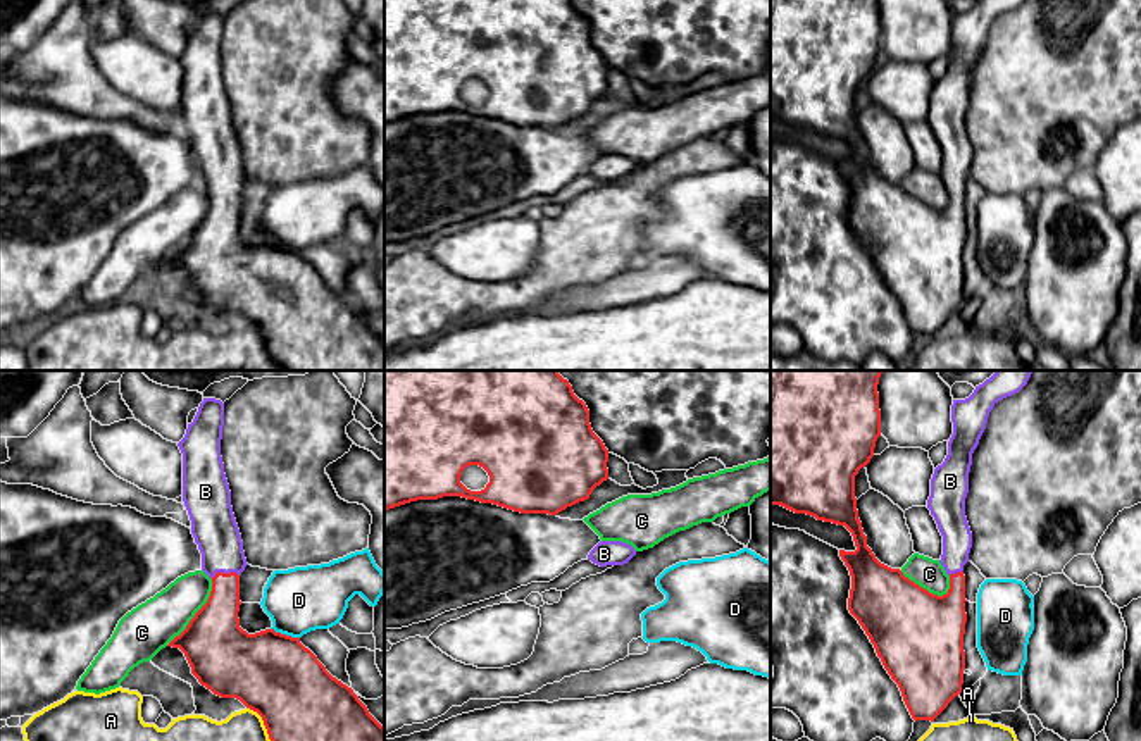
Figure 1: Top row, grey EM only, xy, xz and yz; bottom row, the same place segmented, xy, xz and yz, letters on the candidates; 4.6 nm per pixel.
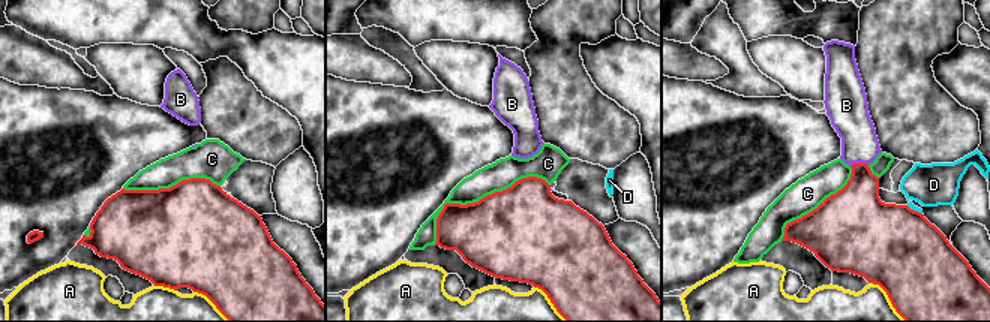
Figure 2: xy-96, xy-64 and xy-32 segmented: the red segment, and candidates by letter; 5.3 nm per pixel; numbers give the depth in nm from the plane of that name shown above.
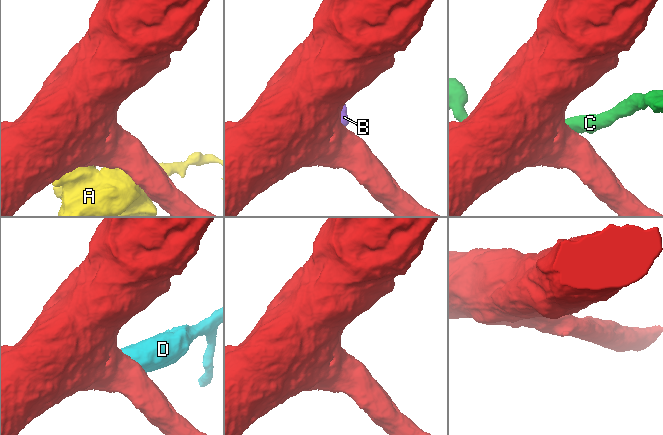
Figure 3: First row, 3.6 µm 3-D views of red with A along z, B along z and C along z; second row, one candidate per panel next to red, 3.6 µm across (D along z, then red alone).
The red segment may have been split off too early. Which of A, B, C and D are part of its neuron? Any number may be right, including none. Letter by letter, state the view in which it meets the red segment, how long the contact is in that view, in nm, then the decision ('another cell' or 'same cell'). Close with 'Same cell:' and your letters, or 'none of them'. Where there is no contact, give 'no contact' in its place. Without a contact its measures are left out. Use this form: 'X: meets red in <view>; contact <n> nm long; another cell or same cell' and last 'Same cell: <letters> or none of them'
A: meets red in xy; contact 200 nm long; another cell
B: meets red in xy; contact 140 nm long; same cell
C: meets red in xy; contact 380 nm long; another cell
D: meets red in xy; contact 140 nm long; another cell
Same cell: B

